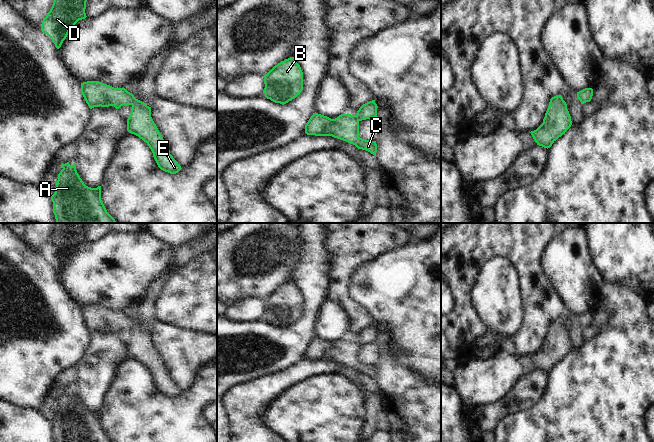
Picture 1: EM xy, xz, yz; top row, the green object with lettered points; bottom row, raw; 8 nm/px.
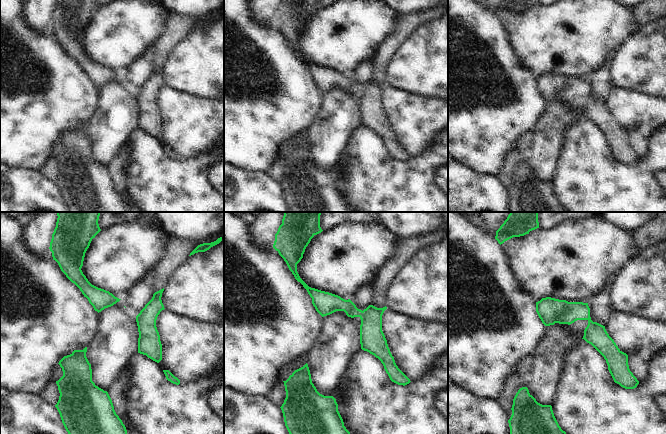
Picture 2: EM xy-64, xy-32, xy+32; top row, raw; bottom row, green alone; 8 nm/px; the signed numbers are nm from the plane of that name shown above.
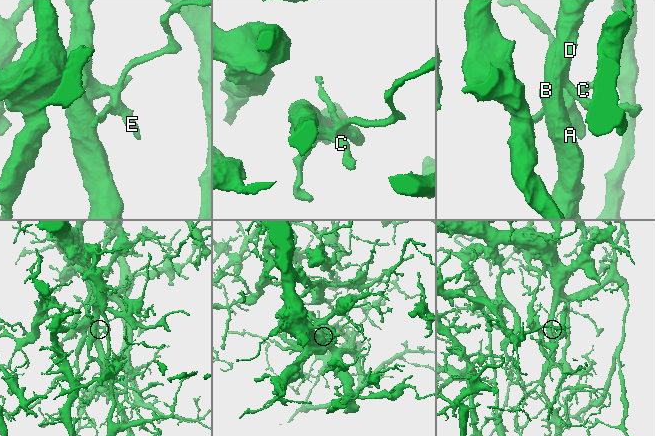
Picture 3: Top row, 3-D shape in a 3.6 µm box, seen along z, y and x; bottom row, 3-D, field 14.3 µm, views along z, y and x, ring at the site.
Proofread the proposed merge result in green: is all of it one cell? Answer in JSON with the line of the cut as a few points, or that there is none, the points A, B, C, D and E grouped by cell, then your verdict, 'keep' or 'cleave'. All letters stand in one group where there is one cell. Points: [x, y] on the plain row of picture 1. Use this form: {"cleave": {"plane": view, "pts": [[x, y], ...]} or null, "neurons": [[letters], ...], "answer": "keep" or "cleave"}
{"cleave": {"plane": "xy", "pts": [[135, 322], [131, 328]]}, "neurons": [["A", "B", "C", "D"], ["E"]], "answer": "cleave"}

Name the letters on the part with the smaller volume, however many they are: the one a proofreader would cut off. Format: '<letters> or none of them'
E

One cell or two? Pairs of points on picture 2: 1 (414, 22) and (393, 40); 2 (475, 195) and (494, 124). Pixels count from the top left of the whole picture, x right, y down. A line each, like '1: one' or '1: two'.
1: one
2: two

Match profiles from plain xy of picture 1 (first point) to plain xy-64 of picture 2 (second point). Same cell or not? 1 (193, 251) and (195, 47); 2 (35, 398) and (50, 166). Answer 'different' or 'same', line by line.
1: different
2: different

